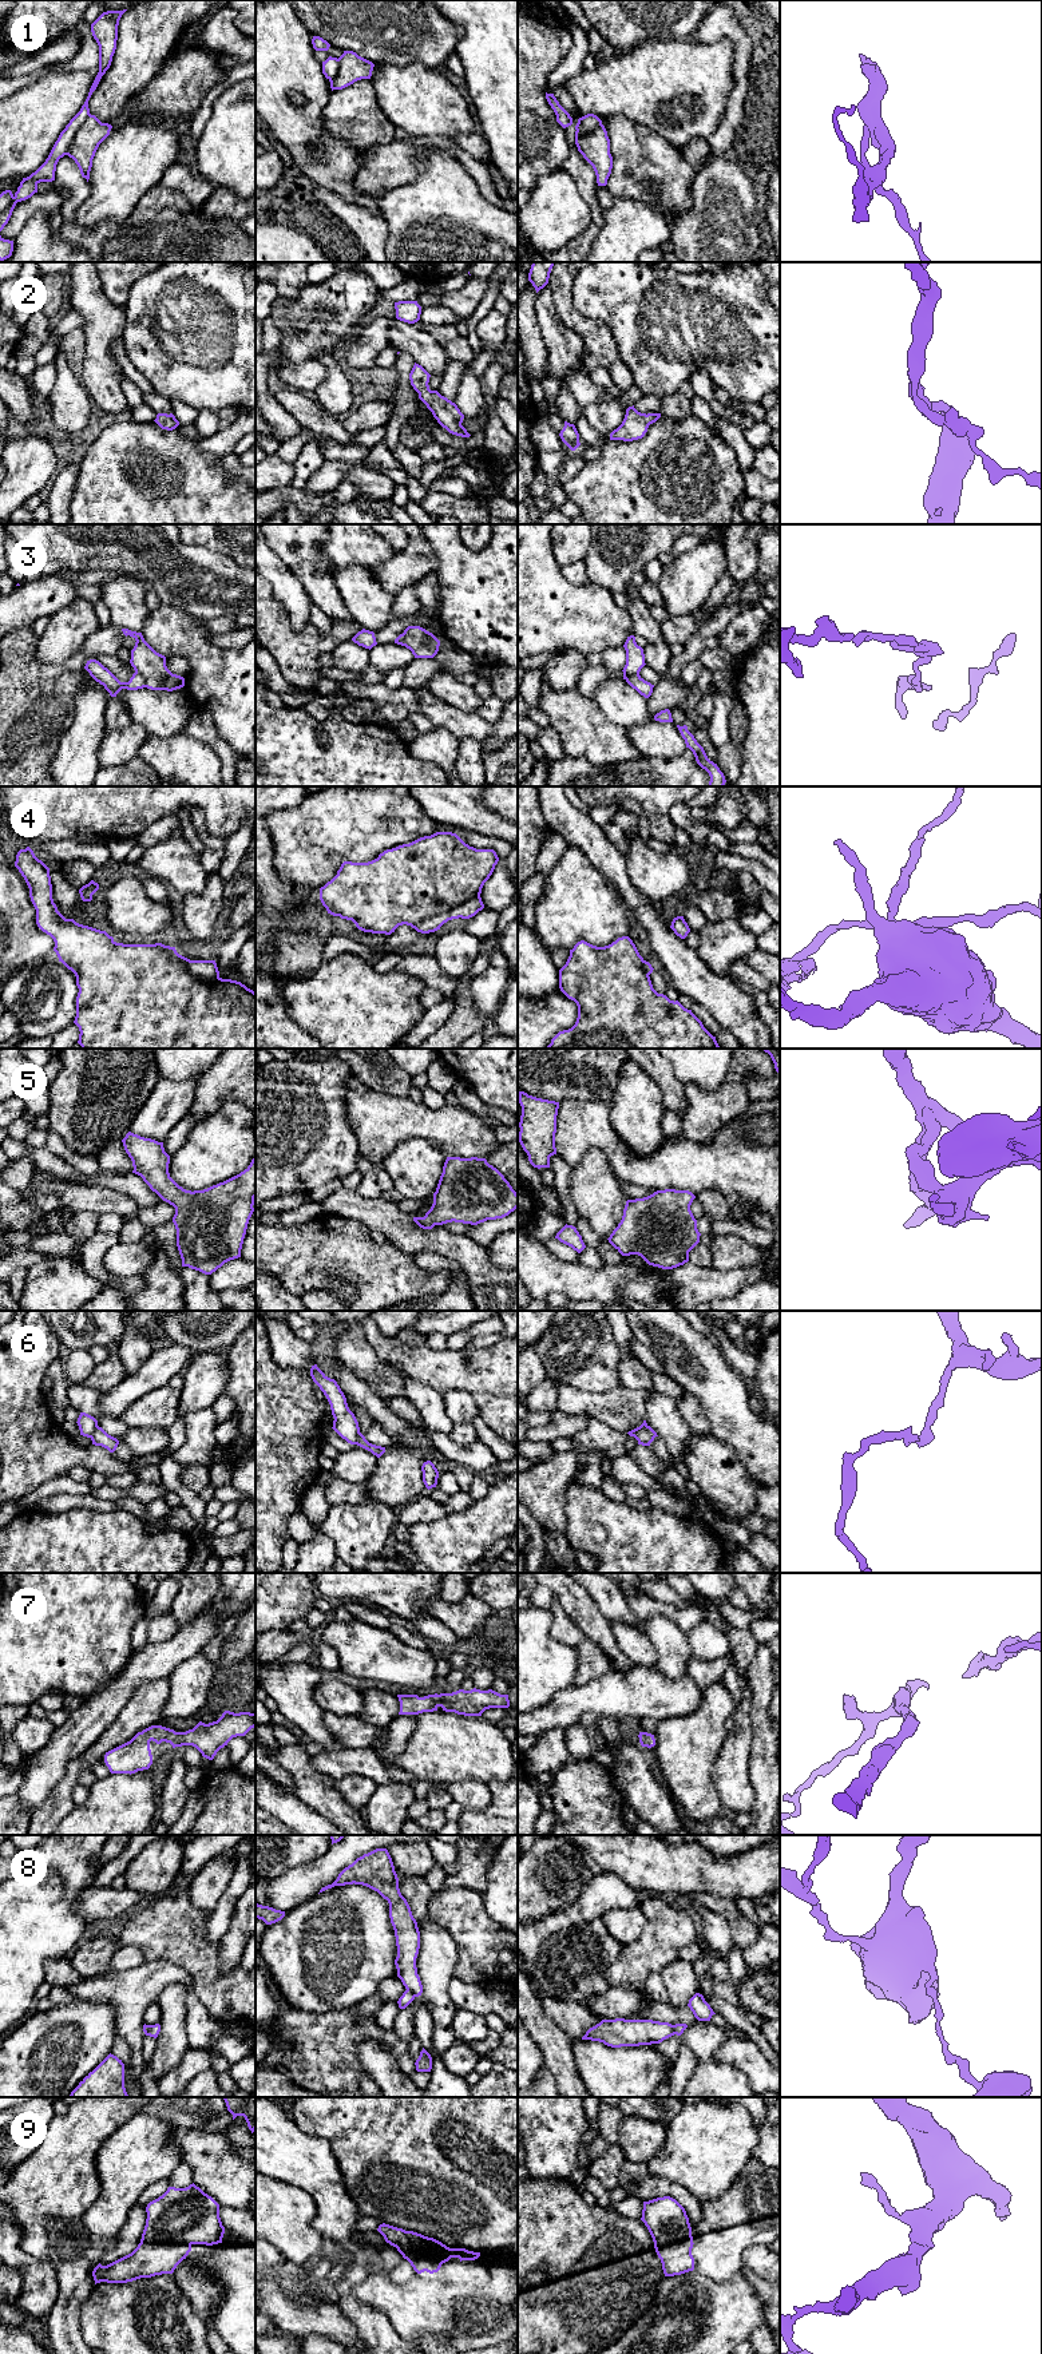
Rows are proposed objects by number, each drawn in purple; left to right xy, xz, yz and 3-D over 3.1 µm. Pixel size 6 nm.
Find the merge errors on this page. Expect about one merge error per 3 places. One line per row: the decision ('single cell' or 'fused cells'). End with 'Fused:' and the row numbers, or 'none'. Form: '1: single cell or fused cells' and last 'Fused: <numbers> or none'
1: fused cells
2: single cell
3: fused cells
4: fused cells
5: single cell
6: fused cells
7: single cell
8: fused cells
9: fused cells
Fused: 1, 3, 4, 6, 8, 9

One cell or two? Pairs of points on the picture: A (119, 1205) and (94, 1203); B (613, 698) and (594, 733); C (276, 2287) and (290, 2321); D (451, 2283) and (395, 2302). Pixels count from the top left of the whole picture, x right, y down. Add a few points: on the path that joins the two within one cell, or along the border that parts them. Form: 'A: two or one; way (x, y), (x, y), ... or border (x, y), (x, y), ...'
A: one; way (113, 1203), (100, 1203)
B: two; border (591, 698), (607, 718), (626, 729)
C: one; way (276, 2295), (276, 2301), (288, 2313)
D: one; way (438, 2297), (432, 2302), (408, 2302)

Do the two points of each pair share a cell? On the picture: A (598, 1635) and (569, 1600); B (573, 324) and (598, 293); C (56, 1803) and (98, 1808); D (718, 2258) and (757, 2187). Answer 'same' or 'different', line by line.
A: same
B: different
C: different
D: same

